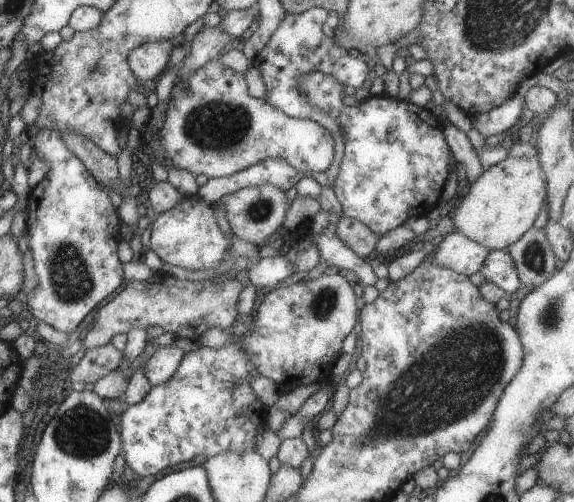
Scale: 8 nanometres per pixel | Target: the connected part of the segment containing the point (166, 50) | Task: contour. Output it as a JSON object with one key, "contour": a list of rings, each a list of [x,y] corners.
{"contour":[[[169,41],[145,42],[130,52],[128,66],[143,83],[147,80],[156,81],[166,72],[172,48]]]}

